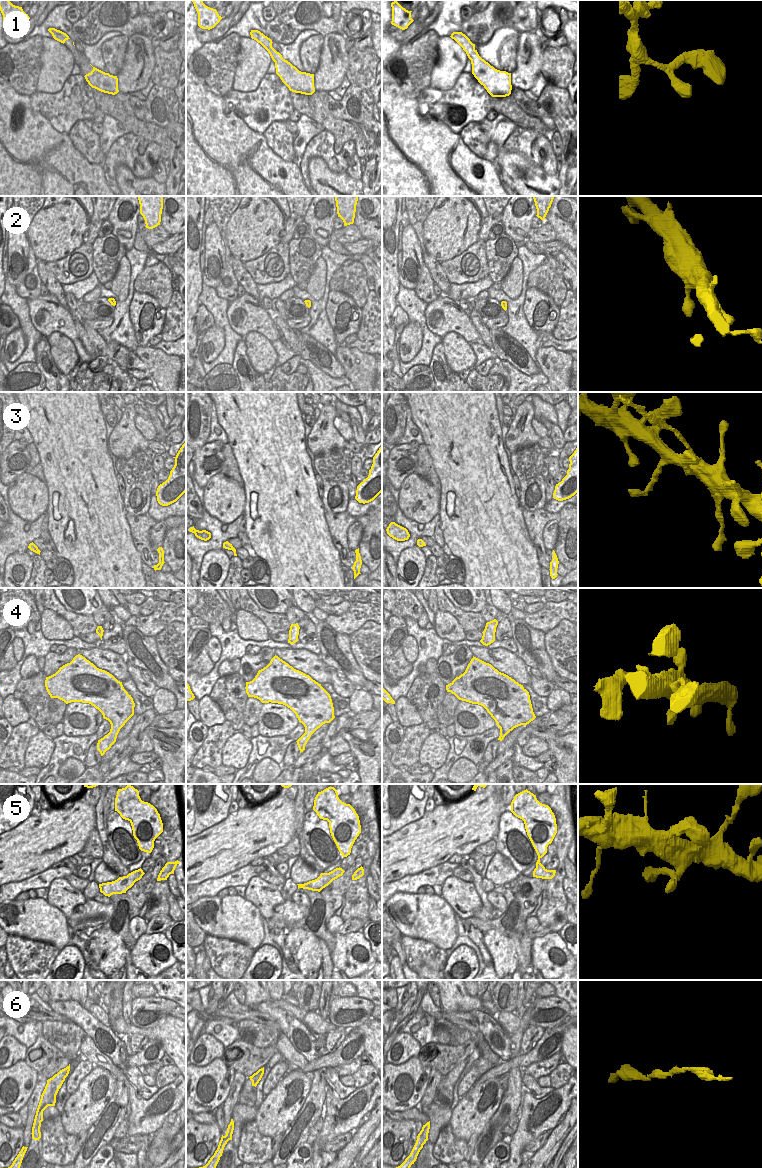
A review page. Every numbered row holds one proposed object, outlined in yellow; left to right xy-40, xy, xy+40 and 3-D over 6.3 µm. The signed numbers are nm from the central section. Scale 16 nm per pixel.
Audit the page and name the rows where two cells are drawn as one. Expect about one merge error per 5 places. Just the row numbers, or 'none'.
none

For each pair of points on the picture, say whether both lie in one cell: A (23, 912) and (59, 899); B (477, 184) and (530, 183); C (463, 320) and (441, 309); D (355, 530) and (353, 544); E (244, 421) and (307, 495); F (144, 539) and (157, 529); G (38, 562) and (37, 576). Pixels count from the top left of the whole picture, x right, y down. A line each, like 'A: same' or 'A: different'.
A: different
B: different
C: same
D: same
E: same
F: different
G: same

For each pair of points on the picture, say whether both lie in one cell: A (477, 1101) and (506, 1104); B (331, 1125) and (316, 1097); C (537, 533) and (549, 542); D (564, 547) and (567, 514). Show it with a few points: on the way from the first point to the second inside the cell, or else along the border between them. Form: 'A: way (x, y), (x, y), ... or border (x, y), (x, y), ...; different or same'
A: border (505, 1091), (499, 1107), (486, 1123); different
B: border (324, 1097), (325, 1102); different
C: border (555, 520), (549, 521), (543, 529), (545, 549); different
D: way (565, 539), (567, 522); same

